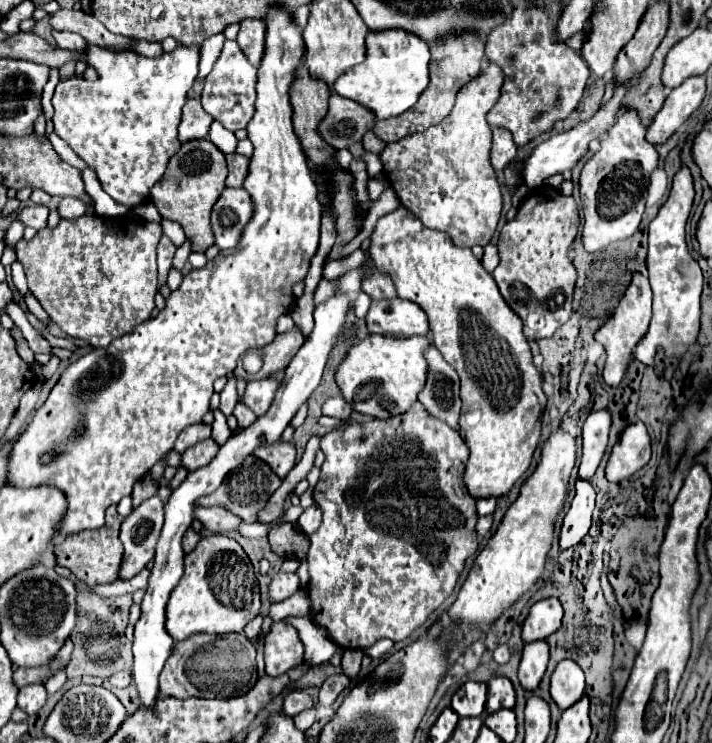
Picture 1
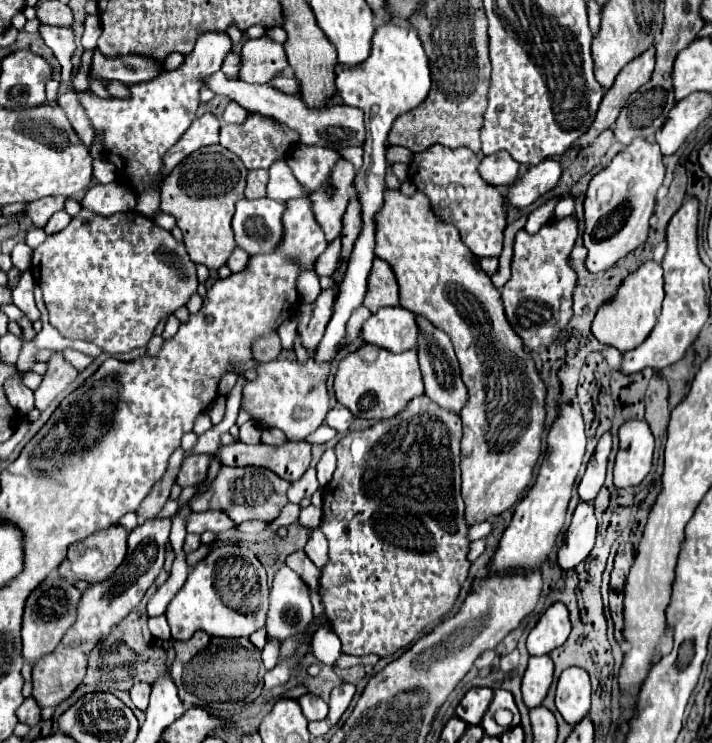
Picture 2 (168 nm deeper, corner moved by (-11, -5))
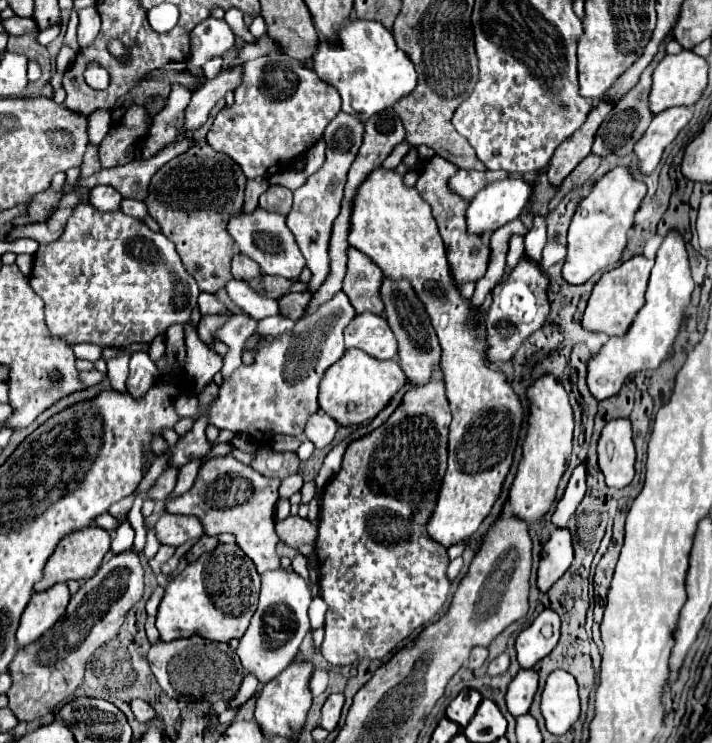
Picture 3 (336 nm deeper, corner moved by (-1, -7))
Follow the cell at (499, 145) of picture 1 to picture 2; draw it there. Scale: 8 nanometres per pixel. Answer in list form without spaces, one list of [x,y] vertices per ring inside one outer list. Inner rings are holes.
[[[504,151],[494,153],[492,157],[484,157],[478,167],[480,177],[484,177],[484,181],[488,181],[488,185],[494,185],[494,187],[516,181],[518,171],[520,171],[520,163],[516,165],[516,161]]]

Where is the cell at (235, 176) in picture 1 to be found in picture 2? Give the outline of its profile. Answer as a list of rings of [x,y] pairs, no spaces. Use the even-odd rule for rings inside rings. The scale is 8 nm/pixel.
[[[256,169],[248,173],[248,185],[246,185],[246,197],[248,199],[260,199],[266,195],[268,185],[268,171]]]

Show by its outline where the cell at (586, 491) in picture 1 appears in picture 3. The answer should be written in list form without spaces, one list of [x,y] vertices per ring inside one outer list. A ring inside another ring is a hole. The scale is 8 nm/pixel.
[[[556,527],[542,549],[540,567],[538,567],[538,587],[540,591],[548,591],[570,567],[574,561],[572,533],[566,527]]]

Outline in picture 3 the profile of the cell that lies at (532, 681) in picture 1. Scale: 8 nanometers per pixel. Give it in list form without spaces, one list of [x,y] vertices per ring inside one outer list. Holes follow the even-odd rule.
[[[520,669],[518,675],[508,685],[506,705],[514,717],[528,713],[534,693],[538,689],[538,673],[534,669]]]

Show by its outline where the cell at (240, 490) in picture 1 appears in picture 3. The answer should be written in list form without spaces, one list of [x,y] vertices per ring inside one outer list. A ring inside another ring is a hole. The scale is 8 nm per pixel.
[[[232,455],[210,457],[202,463],[198,477],[188,493],[172,499],[166,511],[178,515],[196,515],[206,529],[206,535],[232,533],[242,551],[254,561],[260,573],[280,567],[280,557],[274,547],[280,541],[274,533],[274,507],[278,501],[280,479],[268,479],[252,467],[240,463]]]

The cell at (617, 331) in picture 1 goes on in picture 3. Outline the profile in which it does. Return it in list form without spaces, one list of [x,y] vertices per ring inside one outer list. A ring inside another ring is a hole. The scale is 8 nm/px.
[[[636,255],[630,261],[622,263],[620,267],[608,271],[602,275],[602,279],[594,285],[592,297],[588,301],[588,307],[582,317],[582,327],[586,331],[604,333],[608,337],[622,337],[628,333],[630,325],[634,323],[638,311],[644,307],[644,295],[648,287],[648,277],[652,271],[654,261],[646,259],[644,255]]]

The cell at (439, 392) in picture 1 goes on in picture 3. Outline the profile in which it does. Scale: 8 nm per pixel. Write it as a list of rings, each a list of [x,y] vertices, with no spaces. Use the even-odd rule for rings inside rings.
[[[384,277],[382,283],[382,301],[386,305],[386,319],[390,323],[390,329],[394,331],[396,339],[398,339],[398,359],[400,359],[400,367],[406,373],[408,381],[412,383],[412,387],[424,387],[434,373],[434,367],[440,365],[440,357],[442,357],[442,349],[436,337],[434,327],[430,325],[430,319],[420,303],[420,299],[414,295],[410,283],[406,281],[390,281]]]

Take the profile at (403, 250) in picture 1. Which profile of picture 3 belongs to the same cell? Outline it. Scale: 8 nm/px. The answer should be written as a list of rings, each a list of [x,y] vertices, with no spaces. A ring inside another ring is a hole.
[[[378,167],[368,175],[362,189],[358,189],[350,223],[350,245],[368,255],[388,279],[410,281],[440,339],[452,423],[448,471],[442,479],[436,511],[428,529],[432,539],[450,547],[476,533],[500,497],[504,479],[512,467],[512,455],[524,423],[524,409],[506,375],[494,371],[486,359],[488,343],[482,309],[472,307],[472,301],[460,295],[432,209],[418,191],[414,187],[404,187],[402,177],[392,169],[382,171],[382,167]]]

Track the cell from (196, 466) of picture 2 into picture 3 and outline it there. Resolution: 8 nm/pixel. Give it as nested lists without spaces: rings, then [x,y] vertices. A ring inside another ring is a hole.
[[[168,467],[156,481],[156,485],[148,491],[148,497],[150,499],[156,499],[156,501],[164,501],[166,495],[176,487],[176,481],[178,481],[178,467]]]

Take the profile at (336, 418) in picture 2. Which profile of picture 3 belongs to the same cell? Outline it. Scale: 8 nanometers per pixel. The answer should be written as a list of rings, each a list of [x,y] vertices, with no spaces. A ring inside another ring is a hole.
[[[320,409],[314,417],[308,419],[304,433],[306,433],[306,437],[308,437],[318,449],[322,449],[322,447],[326,447],[326,445],[334,439],[336,431],[338,431],[338,423]]]

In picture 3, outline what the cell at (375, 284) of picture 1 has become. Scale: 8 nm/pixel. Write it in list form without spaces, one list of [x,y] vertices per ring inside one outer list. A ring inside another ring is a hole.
[[[350,247],[348,251],[348,271],[344,277],[344,293],[348,295],[356,313],[382,313],[384,301],[380,295],[382,271],[358,249]]]

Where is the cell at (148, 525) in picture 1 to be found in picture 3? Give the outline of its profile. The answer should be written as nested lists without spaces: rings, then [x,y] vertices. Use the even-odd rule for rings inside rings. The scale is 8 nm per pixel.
[[[132,549],[118,553],[118,555],[110,555],[102,563],[98,573],[94,577],[90,577],[88,581],[84,581],[80,585],[78,593],[72,595],[64,617],[50,631],[46,631],[46,635],[42,635],[42,639],[38,639],[38,643],[18,649],[14,661],[10,663],[12,687],[8,689],[6,695],[8,695],[8,707],[14,711],[14,715],[20,721],[36,721],[36,719],[52,713],[58,703],[62,703],[64,699],[74,695],[74,691],[82,685],[84,667],[86,667],[88,657],[102,643],[108,643],[118,633],[118,629],[124,623],[124,617],[130,611],[130,607],[142,599],[142,591],[144,591],[144,569],[140,563],[140,555]]]

